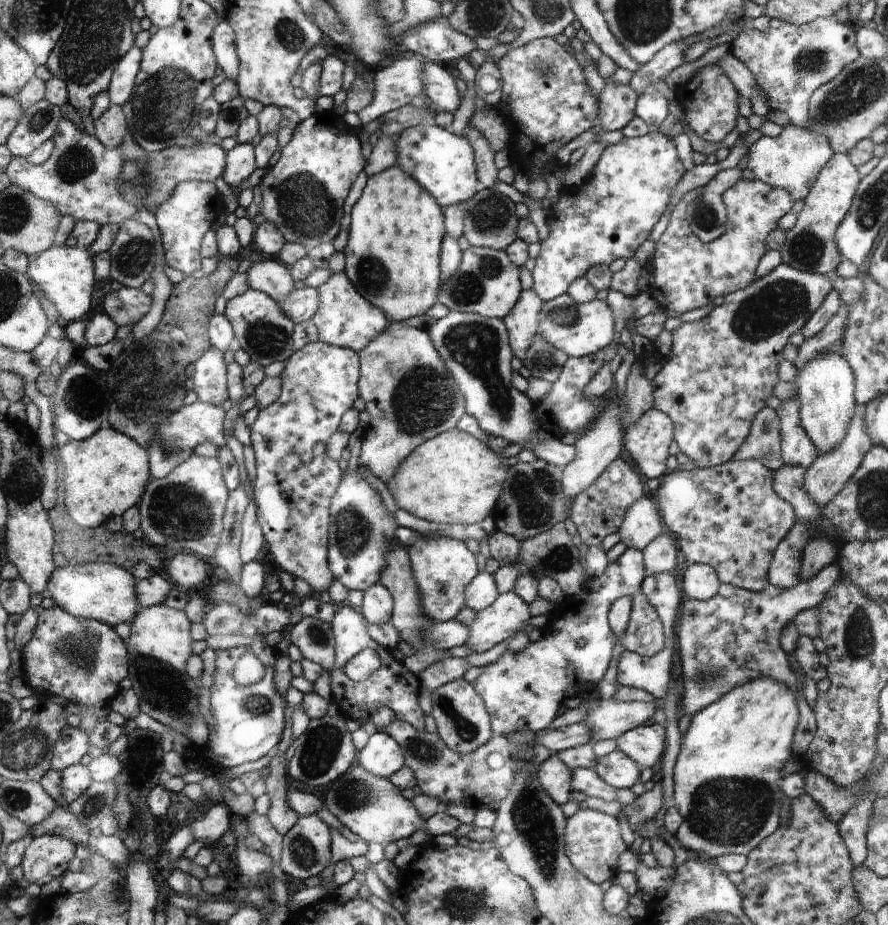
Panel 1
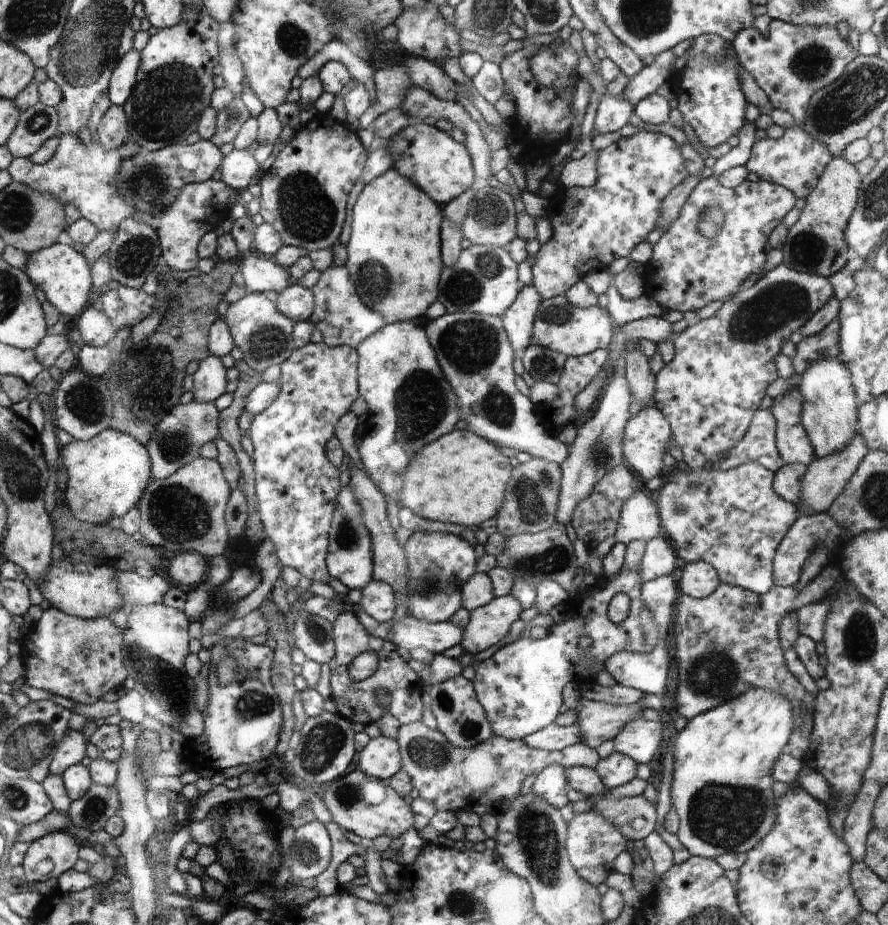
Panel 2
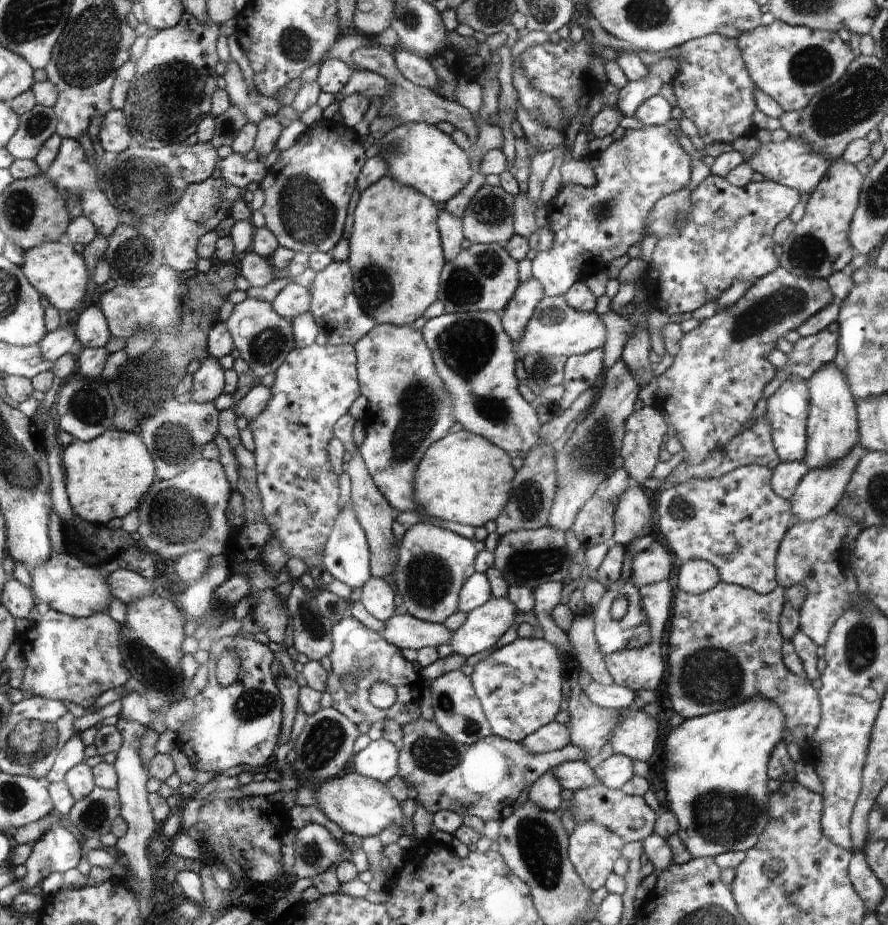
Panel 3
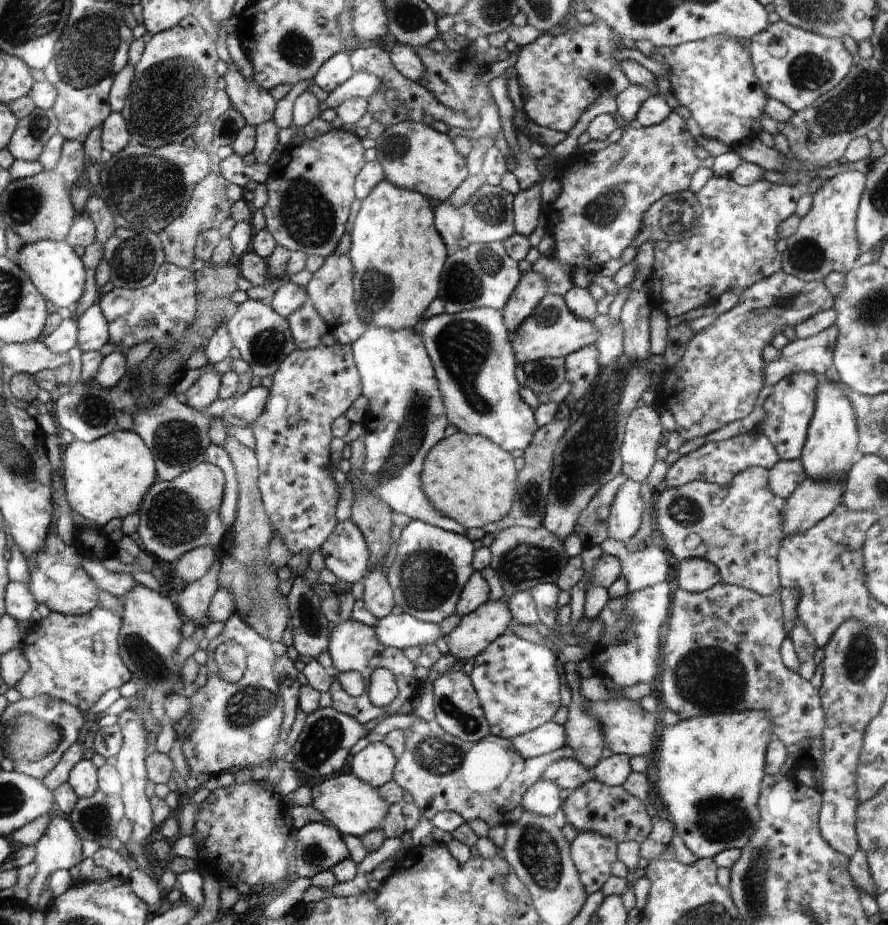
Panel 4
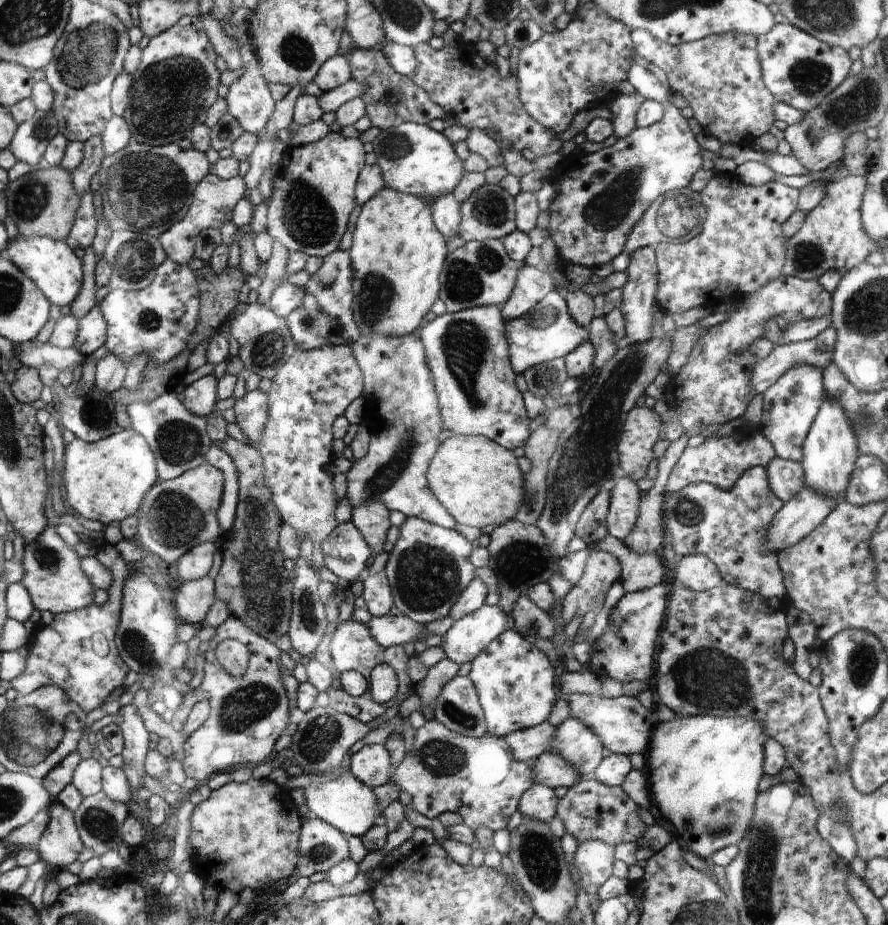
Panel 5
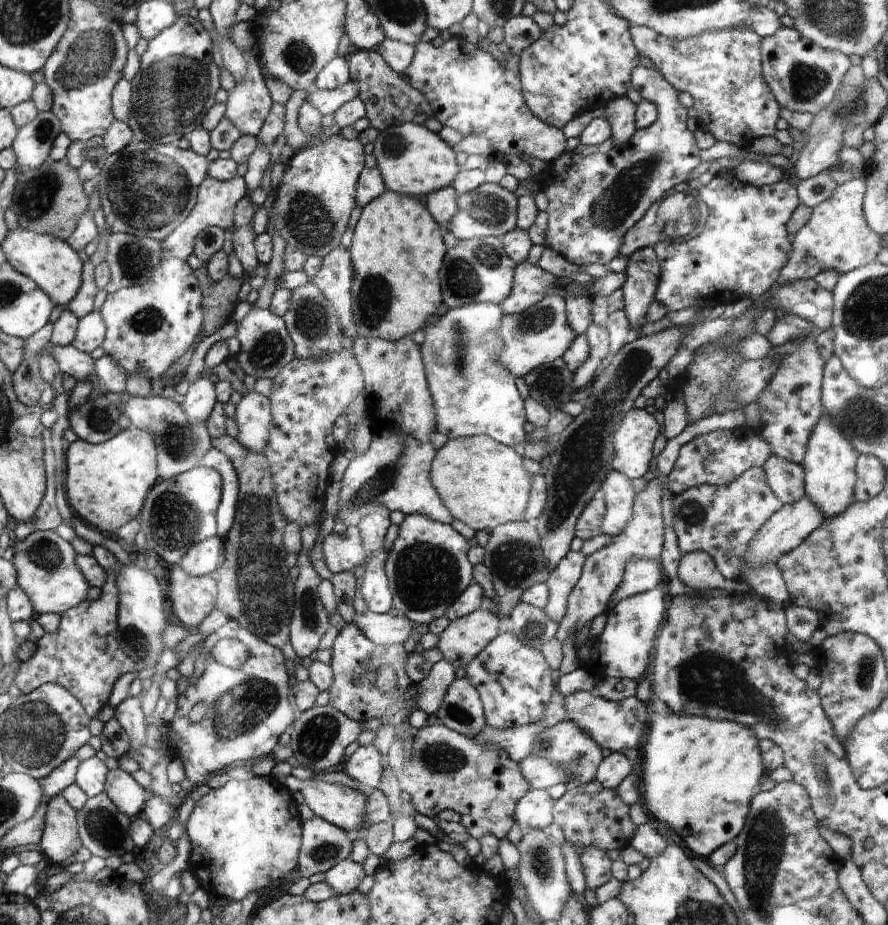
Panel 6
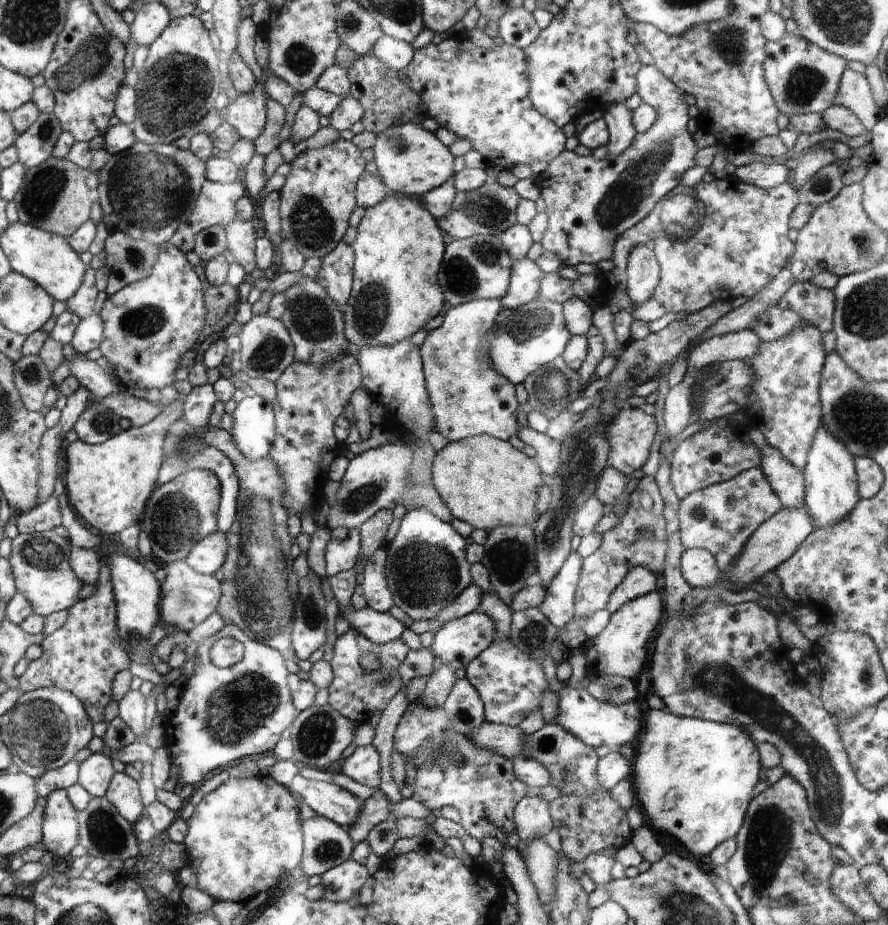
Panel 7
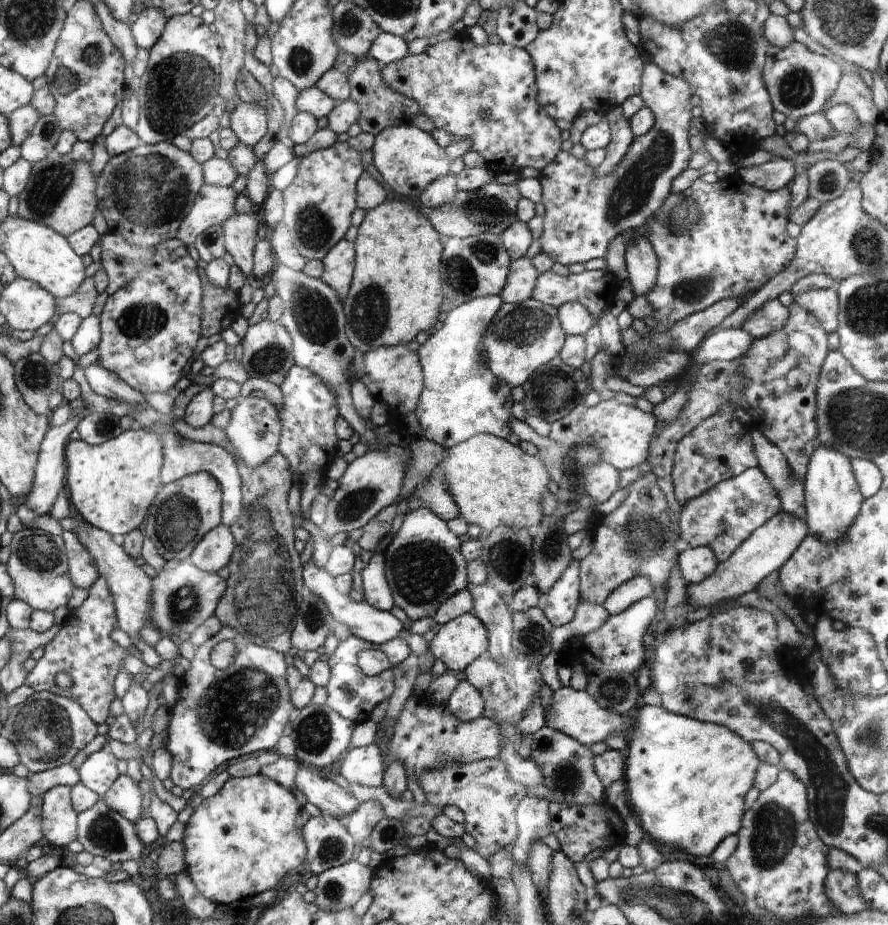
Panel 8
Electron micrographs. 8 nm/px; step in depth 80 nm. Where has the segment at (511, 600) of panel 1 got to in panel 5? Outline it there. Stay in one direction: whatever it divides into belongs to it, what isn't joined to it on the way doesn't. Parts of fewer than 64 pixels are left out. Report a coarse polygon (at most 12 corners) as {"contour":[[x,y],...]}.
{"contour":[[498,605],[455,620],[441,647],[456,664],[472,662],[509,626]]}

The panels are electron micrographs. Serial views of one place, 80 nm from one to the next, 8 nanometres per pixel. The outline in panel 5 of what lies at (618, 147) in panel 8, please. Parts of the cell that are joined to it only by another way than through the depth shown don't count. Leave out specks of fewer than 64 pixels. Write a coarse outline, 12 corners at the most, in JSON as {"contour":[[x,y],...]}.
{"contour":[[638,92],[620,93],[608,106],[618,139],[636,128],[644,99]]}

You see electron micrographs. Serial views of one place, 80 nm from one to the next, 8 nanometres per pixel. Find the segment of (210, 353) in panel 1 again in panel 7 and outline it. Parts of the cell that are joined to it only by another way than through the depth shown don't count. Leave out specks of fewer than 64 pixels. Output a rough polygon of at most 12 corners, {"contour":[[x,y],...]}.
{"contour":[[210,383],[193,387],[183,418],[192,428],[209,424],[217,401]]}

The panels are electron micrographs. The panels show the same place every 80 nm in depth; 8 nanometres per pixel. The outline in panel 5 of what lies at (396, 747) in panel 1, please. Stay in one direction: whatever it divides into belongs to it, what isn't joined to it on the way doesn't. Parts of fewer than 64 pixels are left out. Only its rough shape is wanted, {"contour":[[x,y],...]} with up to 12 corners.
{"contour":[[384,743],[364,745],[345,771],[371,789],[390,782]]}

